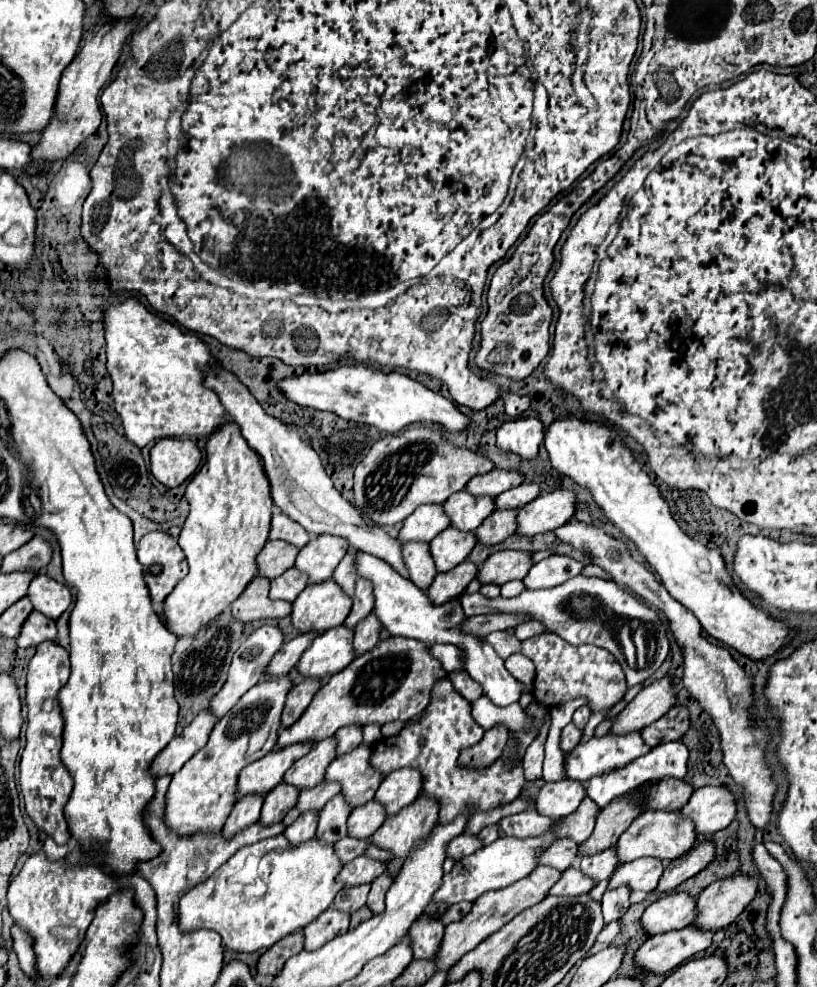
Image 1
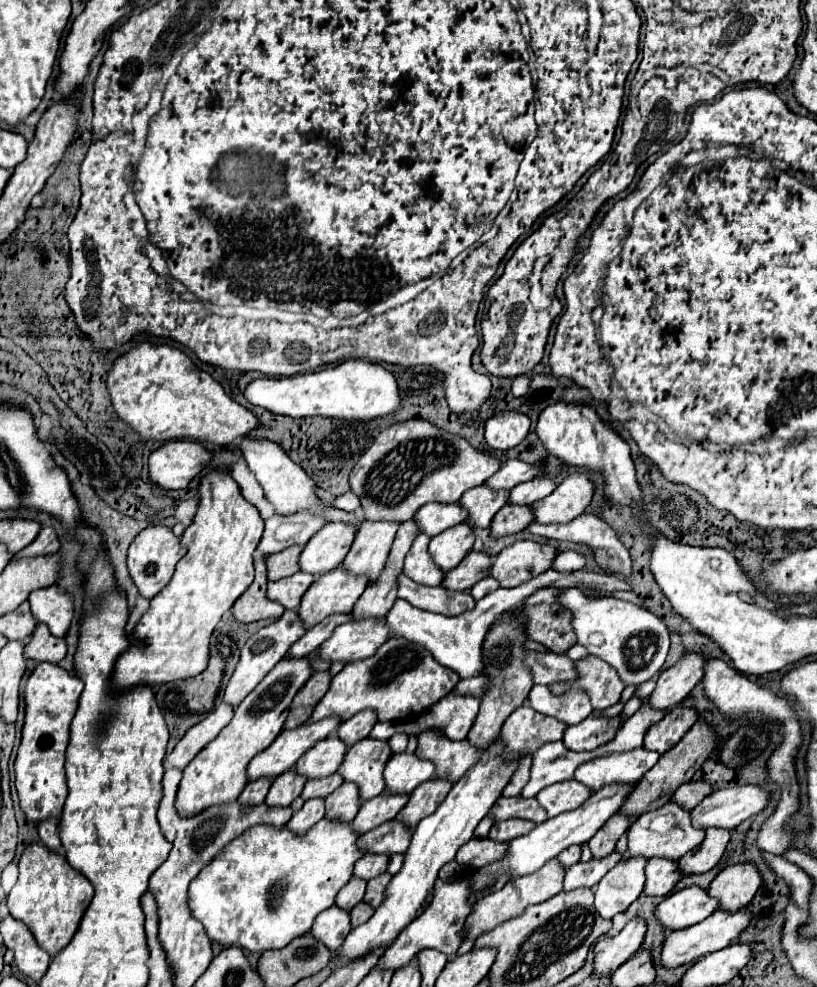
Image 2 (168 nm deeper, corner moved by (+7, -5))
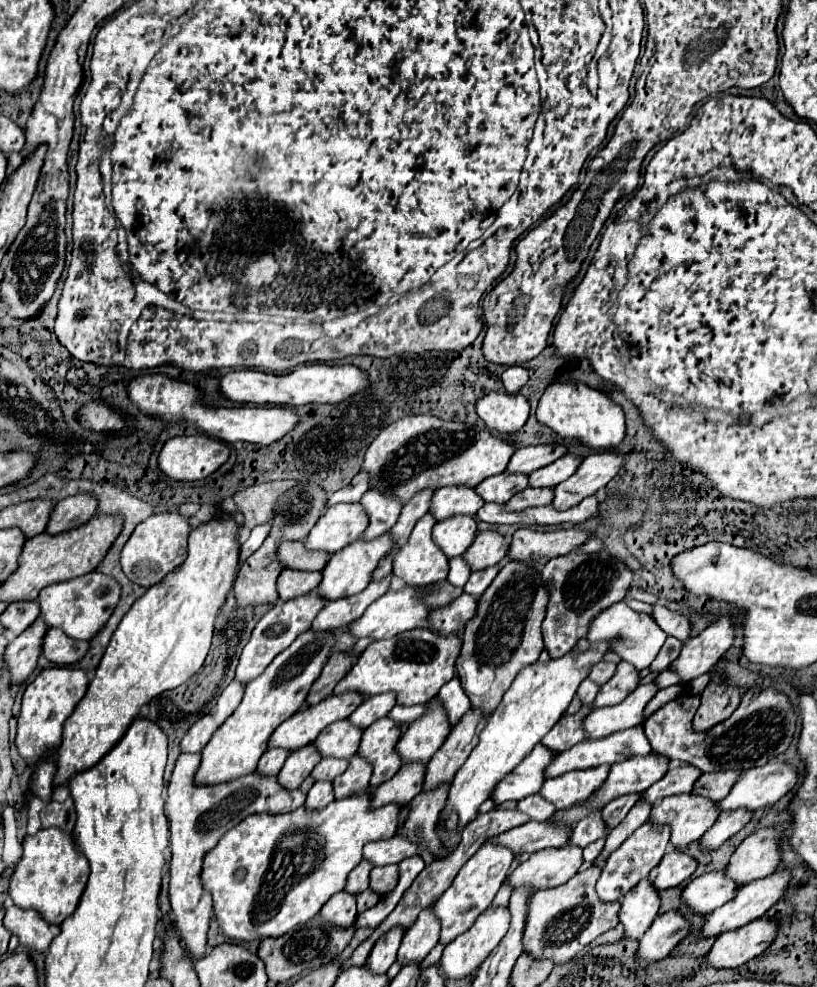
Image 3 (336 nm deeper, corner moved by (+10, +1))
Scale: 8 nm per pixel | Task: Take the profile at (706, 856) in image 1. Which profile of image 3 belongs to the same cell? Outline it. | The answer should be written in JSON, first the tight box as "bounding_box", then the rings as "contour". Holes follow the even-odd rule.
{"bounding_box":[700,809,750,849],"contour":[[[738,809],[738,811],[722,811],[718,815],[718,821],[712,829],[708,829],[700,839],[700,849],[718,849],[722,843],[726,843],[734,833],[738,833],[746,821],[750,821],[750,811]]]}

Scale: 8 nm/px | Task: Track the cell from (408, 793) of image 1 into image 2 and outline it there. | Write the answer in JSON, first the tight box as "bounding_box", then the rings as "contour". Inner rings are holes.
{"bounding_box":[385,753,435,793],"contour":[[[395,753],[385,767],[387,789],[393,793],[411,793],[423,781],[435,775],[435,765],[427,759],[419,759],[415,753]]]}

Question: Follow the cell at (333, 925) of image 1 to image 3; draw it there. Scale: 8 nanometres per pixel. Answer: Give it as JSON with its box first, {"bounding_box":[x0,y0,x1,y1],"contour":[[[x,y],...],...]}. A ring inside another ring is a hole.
{"bounding_box":[320,891,356,929],"contour":[[[342,891],[338,897],[332,897],[320,911],[322,919],[334,927],[348,929],[356,921],[356,897]]]}

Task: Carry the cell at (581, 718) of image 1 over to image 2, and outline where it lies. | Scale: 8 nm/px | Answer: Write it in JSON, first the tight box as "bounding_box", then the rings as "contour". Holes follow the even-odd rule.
{"bounding_box":[527,685,593,725],"contour":[[[535,685],[527,699],[529,707],[533,707],[535,711],[555,717],[567,725],[577,725],[593,713],[589,695],[579,687],[571,687],[565,693],[555,695],[549,687]]]}

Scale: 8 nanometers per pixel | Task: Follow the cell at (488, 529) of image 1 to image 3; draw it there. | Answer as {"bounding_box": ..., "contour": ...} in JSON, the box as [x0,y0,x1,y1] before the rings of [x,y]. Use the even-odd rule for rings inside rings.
{"bounding_box":[506,489,554,511],"contour":[[[524,489],[522,493],[516,493],[508,503],[506,509],[510,511],[522,511],[522,509],[530,509],[530,507],[542,507],[548,505],[552,501],[554,493],[552,489]]]}

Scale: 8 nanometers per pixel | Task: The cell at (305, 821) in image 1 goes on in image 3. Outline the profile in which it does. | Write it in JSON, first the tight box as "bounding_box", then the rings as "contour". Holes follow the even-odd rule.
{"bounding_box":[304,781,334,811],"contour":[[[316,781],[312,785],[312,789],[308,791],[306,803],[304,807],[308,811],[320,811],[324,809],[328,803],[334,801],[334,791],[332,791],[332,783],[330,781]]]}

